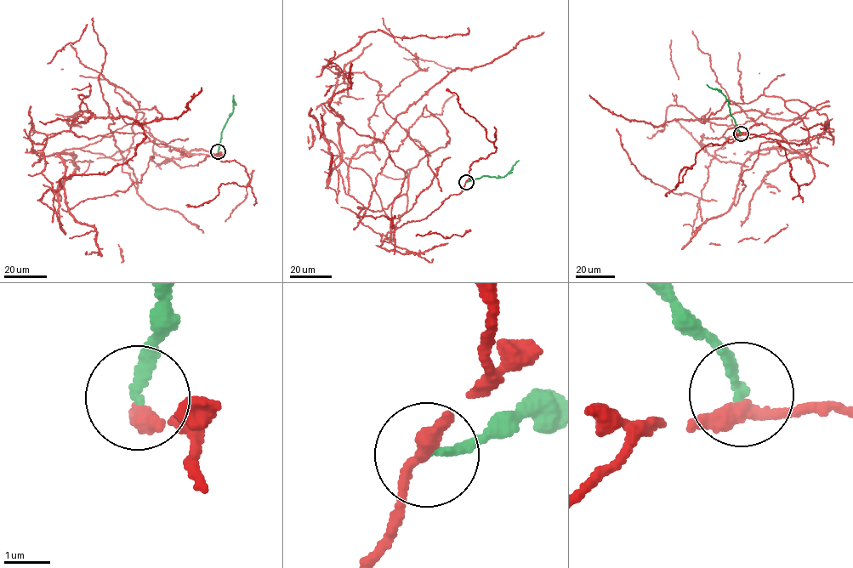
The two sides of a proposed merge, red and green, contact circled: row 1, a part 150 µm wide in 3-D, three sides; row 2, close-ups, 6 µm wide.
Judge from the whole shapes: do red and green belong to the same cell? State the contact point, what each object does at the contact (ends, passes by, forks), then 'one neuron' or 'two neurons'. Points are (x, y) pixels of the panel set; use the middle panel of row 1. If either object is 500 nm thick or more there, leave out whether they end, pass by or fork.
at (466, 182); red passes by; green ends there; two neurons

